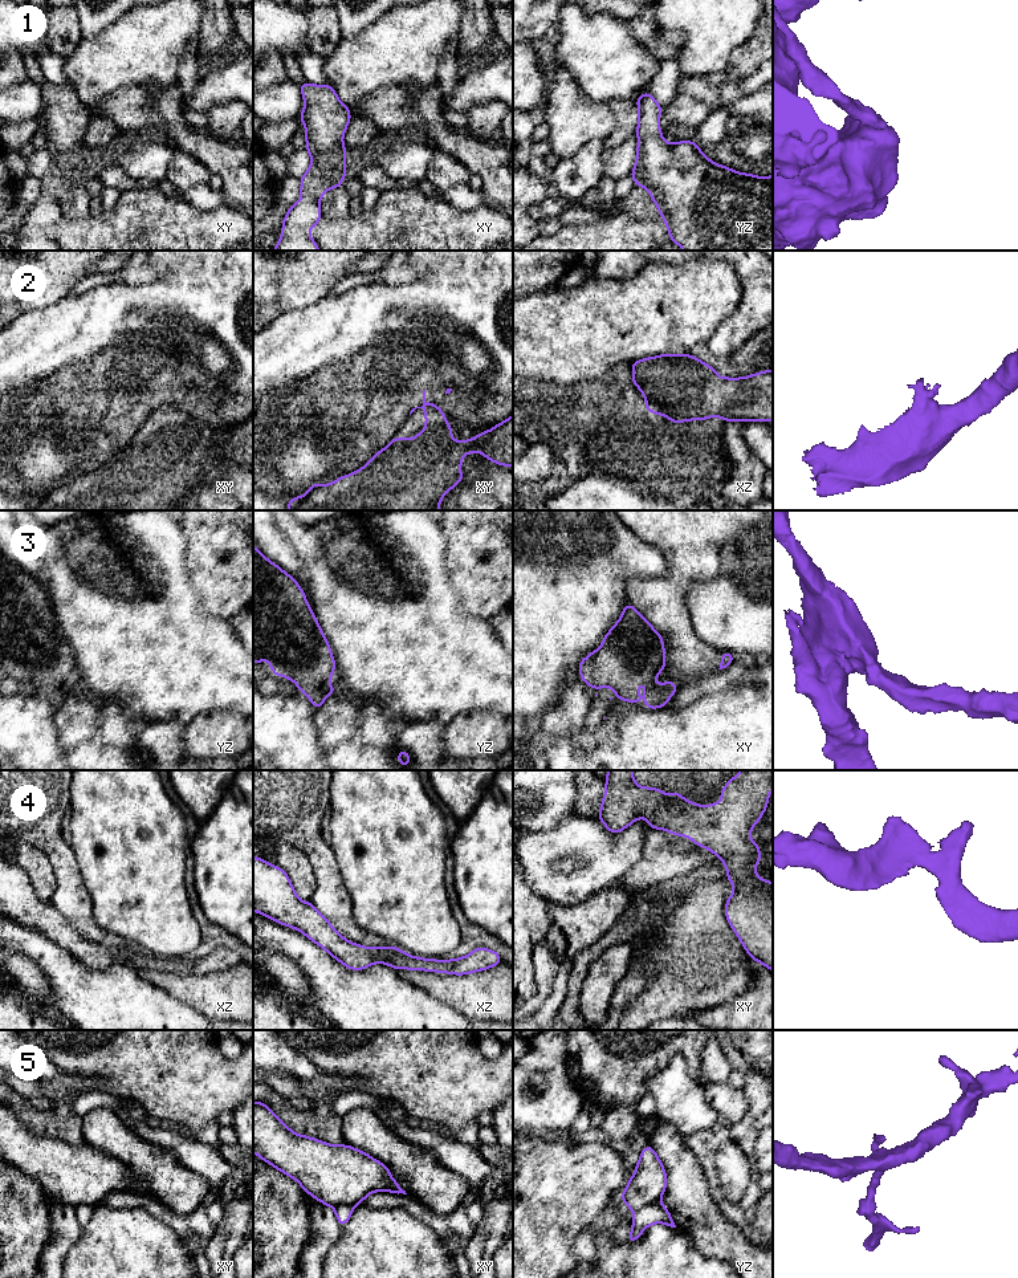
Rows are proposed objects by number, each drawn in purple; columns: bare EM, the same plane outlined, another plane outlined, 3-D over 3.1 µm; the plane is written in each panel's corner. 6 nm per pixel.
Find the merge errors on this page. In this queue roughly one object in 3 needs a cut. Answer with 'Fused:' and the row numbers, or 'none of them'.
Fused: 5

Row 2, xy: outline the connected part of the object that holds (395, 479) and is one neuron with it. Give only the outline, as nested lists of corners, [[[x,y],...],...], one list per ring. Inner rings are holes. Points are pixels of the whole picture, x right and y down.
[[[425,390],[423,391],[423,406],[415,407],[411,410],[410,415],[416,410],[423,408],[425,411],[425,430],[419,431],[415,439],[399,439],[394,437],[390,440],[388,447],[386,449],[378,449],[378,453],[372,456],[371,460],[367,461],[359,471],[353,471],[349,476],[339,476],[337,481],[331,481],[329,485],[313,483],[311,487],[306,491],[302,497],[292,497],[290,501],[286,504],[288,510],[439,510],[439,505],[448,489],[455,488],[456,484],[464,481],[464,476],[460,475],[461,472],[461,459],[465,453],[475,453],[480,451],[488,460],[506,467],[513,467],[513,415],[509,416],[505,422],[501,422],[494,426],[493,430],[480,432],[473,440],[468,439],[464,441],[453,441],[452,440],[452,427],[447,423],[445,414],[441,411],[440,407],[435,406],[433,402],[425,402]]]

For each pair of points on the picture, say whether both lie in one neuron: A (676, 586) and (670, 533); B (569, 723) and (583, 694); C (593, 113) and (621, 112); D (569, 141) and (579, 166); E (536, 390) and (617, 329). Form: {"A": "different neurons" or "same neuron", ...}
{"A": "same neuron", "B": "same neuron", "C": "different neurons", "D": "different neurons", "E": "different neurons"}

